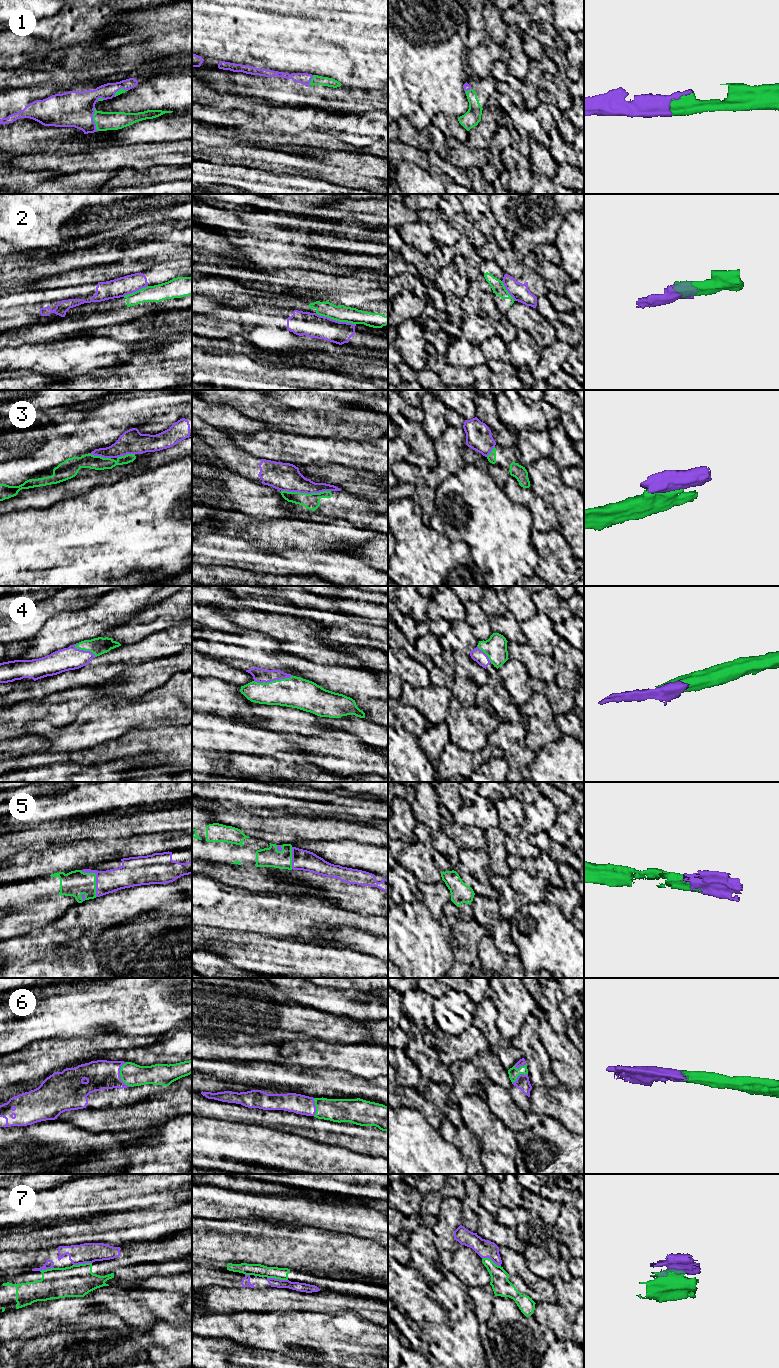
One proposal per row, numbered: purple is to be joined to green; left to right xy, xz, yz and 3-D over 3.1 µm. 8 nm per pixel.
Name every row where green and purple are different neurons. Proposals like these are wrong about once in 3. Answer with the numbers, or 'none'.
2, 3, 7

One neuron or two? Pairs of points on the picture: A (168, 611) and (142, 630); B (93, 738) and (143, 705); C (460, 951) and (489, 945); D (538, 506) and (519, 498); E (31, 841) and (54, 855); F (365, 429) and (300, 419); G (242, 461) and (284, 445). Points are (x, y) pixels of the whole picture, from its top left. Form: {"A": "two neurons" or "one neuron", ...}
{"A": "one neuron", "B": "one neuron", "C": "two neurons", "D": "one neuron", "E": "two neurons", "F": "one neuron", "G": "two neurons"}

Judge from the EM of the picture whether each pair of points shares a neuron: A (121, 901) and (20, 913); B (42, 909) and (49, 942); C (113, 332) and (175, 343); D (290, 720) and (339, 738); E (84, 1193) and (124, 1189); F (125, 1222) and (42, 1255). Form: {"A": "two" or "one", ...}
{"A": "two", "B": "two", "C": "two", "D": "one", "E": "one", "F": "two"}

